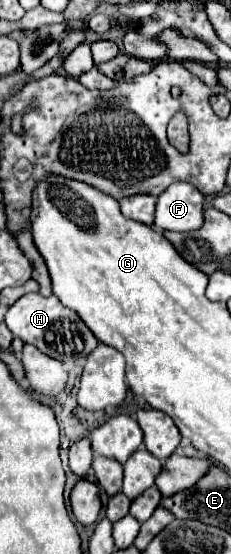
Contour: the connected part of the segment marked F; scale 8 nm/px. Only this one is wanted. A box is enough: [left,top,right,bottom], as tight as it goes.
[154,181,204,231]

